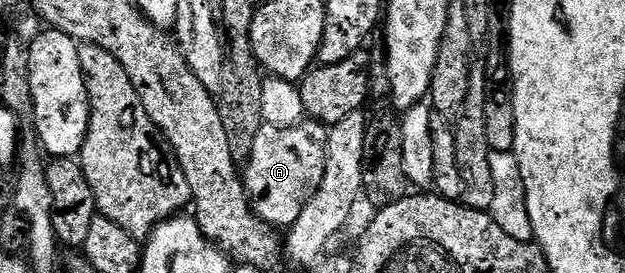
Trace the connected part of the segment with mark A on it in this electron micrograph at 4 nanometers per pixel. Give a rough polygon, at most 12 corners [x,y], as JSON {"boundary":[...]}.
{"boundary":[[263,124],[251,211],[290,227],[322,181],[328,126]]}

